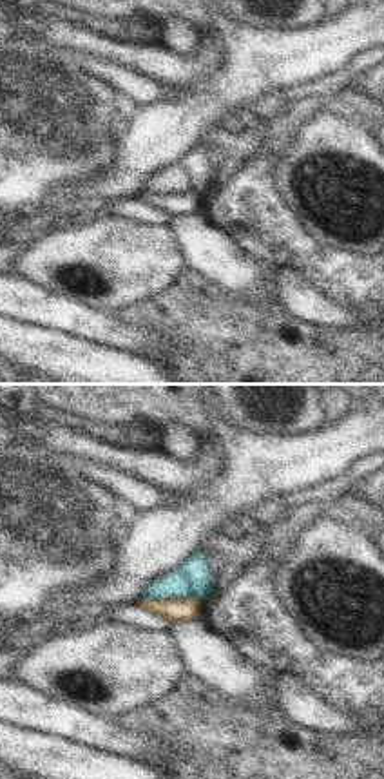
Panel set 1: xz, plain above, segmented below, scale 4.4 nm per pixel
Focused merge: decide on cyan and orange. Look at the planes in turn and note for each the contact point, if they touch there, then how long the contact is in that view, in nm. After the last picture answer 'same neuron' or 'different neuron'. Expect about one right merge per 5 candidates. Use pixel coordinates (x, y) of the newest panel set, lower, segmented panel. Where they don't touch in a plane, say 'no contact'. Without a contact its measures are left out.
meets cyan at (172, 596); contact 260 nm long

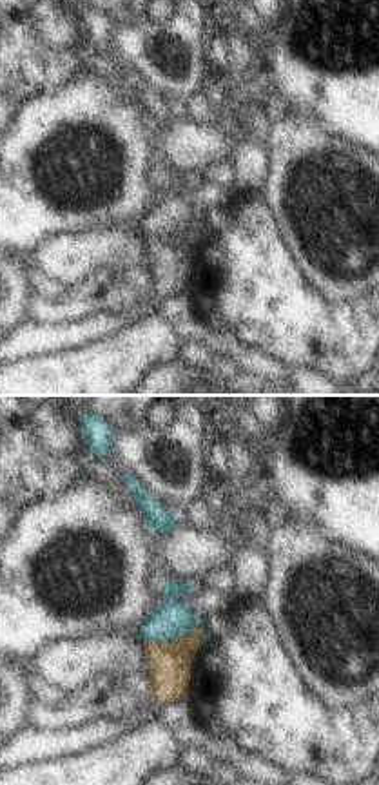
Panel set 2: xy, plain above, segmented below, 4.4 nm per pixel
meets cyan at (173, 639); contact 280 nm long

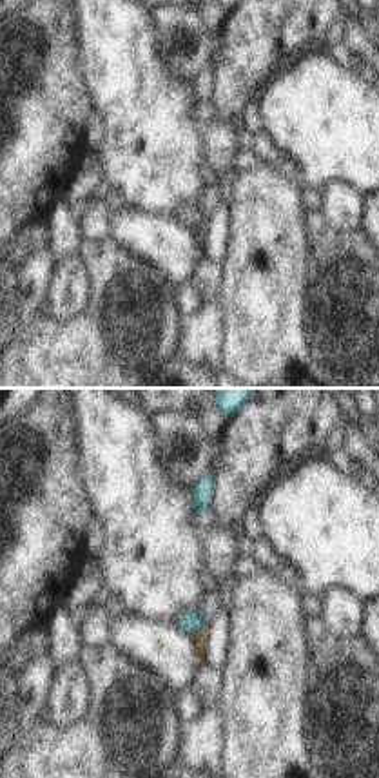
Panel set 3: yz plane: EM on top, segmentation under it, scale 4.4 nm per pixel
meets cyan at (200, 630); contact 60 nm long

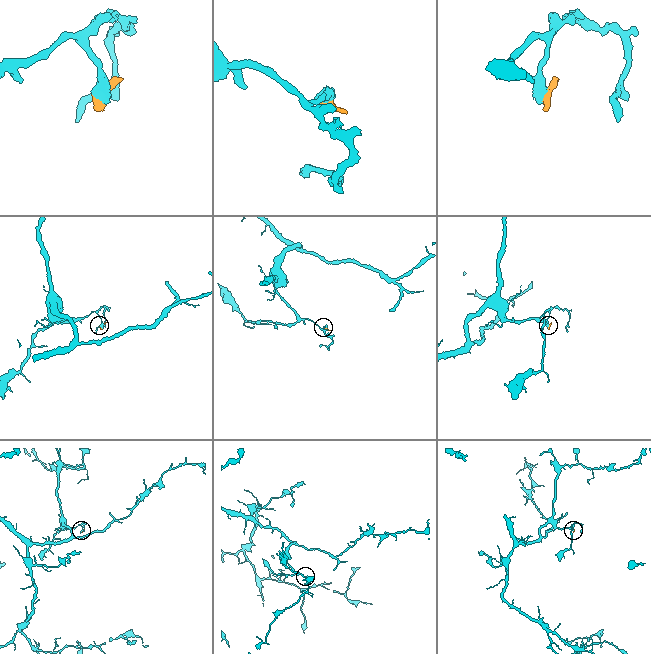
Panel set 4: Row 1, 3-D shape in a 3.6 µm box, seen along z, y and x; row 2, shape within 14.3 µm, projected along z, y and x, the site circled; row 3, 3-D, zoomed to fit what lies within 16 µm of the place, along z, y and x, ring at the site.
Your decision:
different neuron

